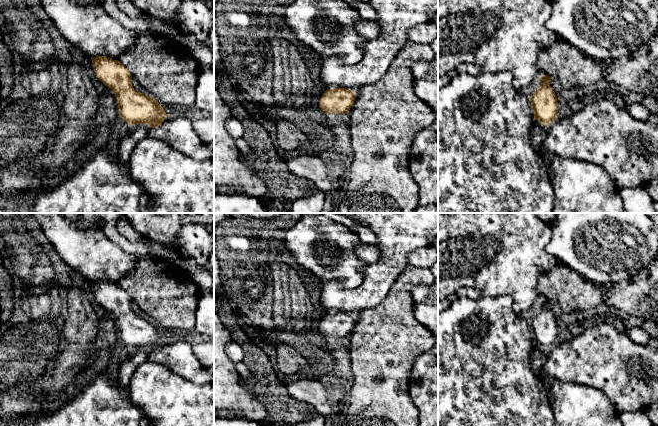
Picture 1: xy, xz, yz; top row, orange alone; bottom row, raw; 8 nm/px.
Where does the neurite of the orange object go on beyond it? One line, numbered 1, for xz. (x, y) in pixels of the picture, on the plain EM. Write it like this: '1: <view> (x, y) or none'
1: none

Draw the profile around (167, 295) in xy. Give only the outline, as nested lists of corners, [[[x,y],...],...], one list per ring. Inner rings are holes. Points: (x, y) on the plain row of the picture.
[[[140,256],[136,267],[122,276],[118,285],[162,331],[193,334],[199,287],[182,269],[164,260]]]

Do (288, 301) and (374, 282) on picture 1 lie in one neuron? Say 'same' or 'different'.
different

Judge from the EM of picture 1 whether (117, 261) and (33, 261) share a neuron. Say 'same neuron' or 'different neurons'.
different neurons

